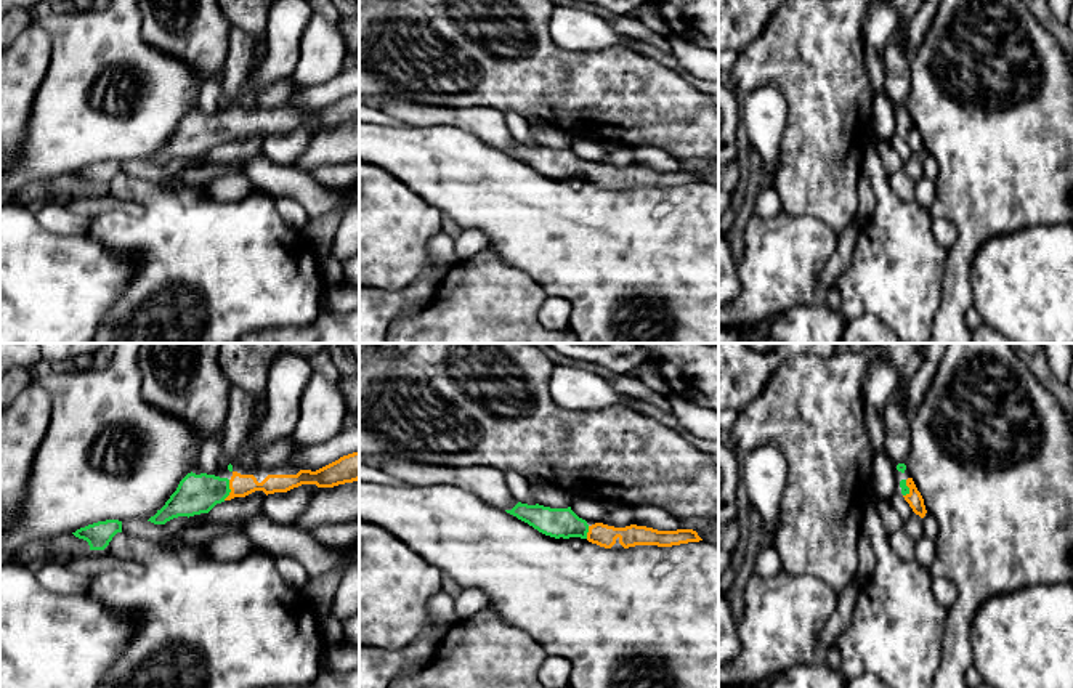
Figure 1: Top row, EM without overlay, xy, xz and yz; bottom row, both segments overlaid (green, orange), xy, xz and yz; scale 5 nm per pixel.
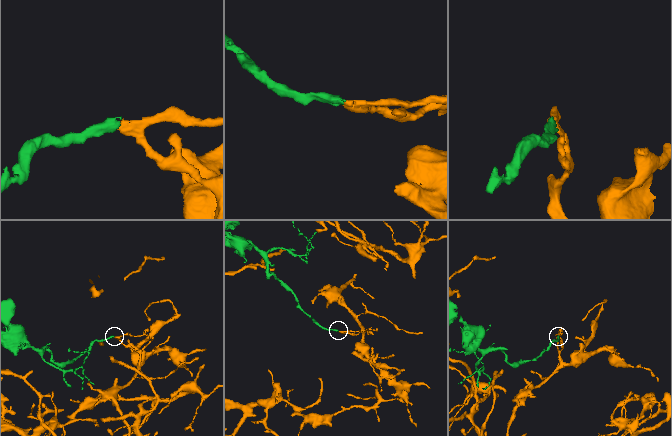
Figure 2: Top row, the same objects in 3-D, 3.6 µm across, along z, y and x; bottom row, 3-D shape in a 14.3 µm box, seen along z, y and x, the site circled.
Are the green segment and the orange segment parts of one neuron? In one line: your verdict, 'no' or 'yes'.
yes

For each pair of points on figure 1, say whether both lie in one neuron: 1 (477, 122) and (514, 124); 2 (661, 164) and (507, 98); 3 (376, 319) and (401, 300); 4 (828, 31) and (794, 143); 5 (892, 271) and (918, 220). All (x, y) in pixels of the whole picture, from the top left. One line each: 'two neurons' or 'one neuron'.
1: two neurons
2: two neurons
3: one neuron
4: one neuron
5: one neuron

